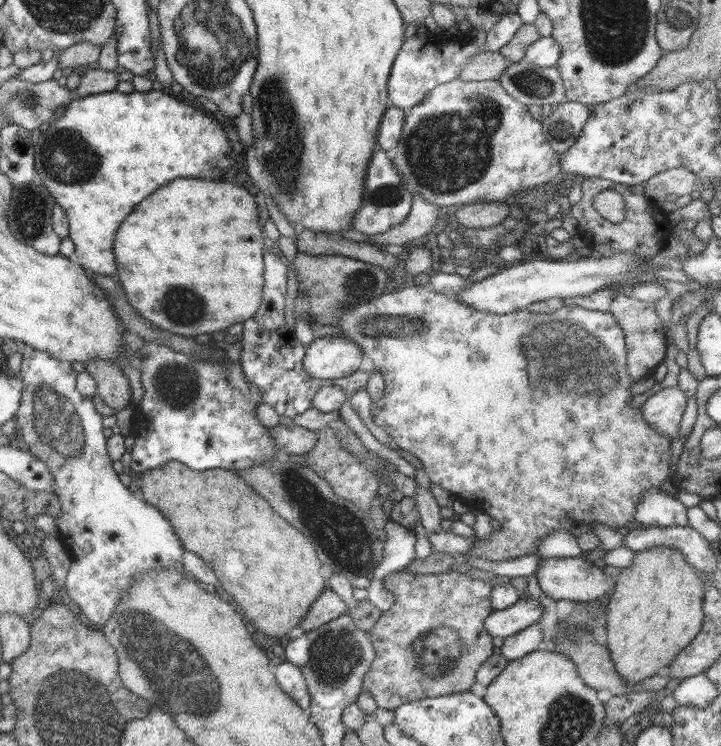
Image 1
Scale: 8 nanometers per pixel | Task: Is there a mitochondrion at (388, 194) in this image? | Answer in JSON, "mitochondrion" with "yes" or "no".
{"mitochondrion":"yes"}

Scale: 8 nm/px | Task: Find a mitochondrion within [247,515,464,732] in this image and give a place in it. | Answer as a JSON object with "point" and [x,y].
{"point":[334,656]}

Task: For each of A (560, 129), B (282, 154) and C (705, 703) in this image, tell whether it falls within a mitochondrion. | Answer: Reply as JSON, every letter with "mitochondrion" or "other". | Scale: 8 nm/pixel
{"A":"mitochondrion","B":"mitochondrion","C":"other"}

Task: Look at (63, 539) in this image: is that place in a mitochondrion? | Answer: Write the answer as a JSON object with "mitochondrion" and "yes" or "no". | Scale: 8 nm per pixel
{"mitochondrion":"no"}

